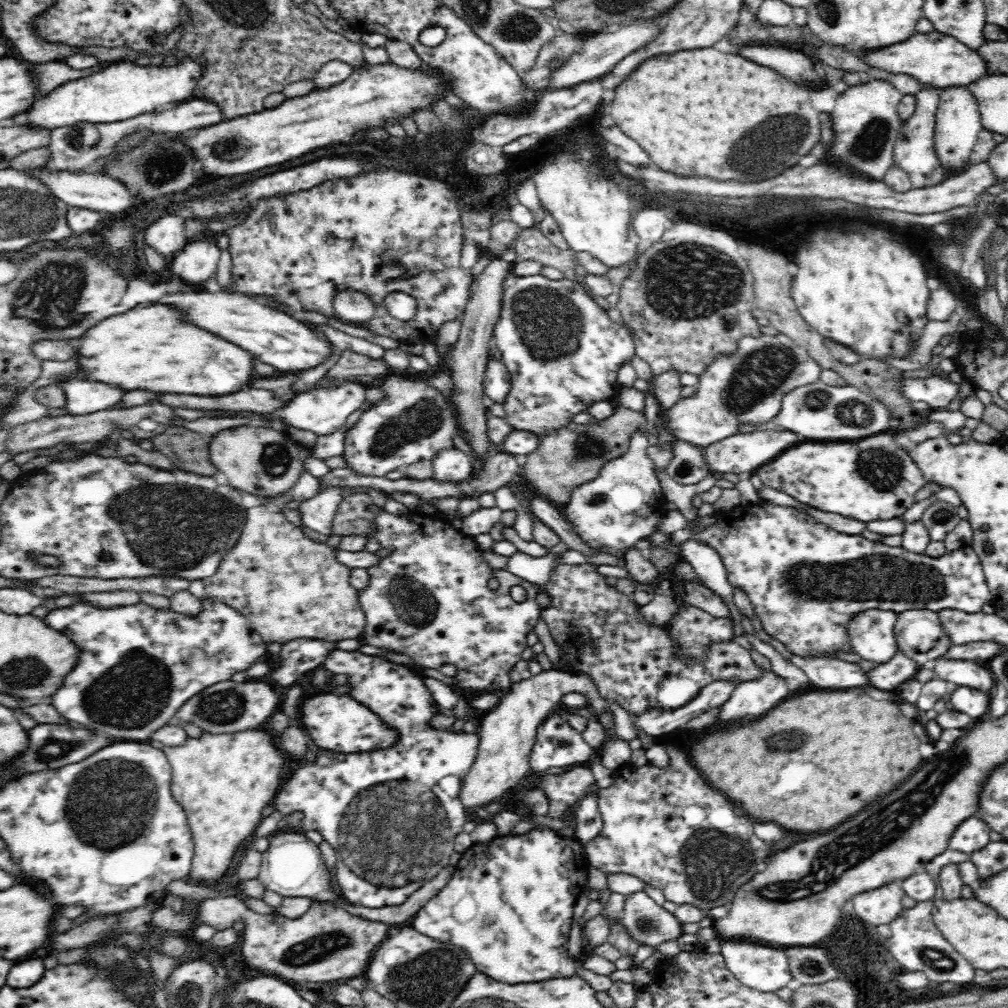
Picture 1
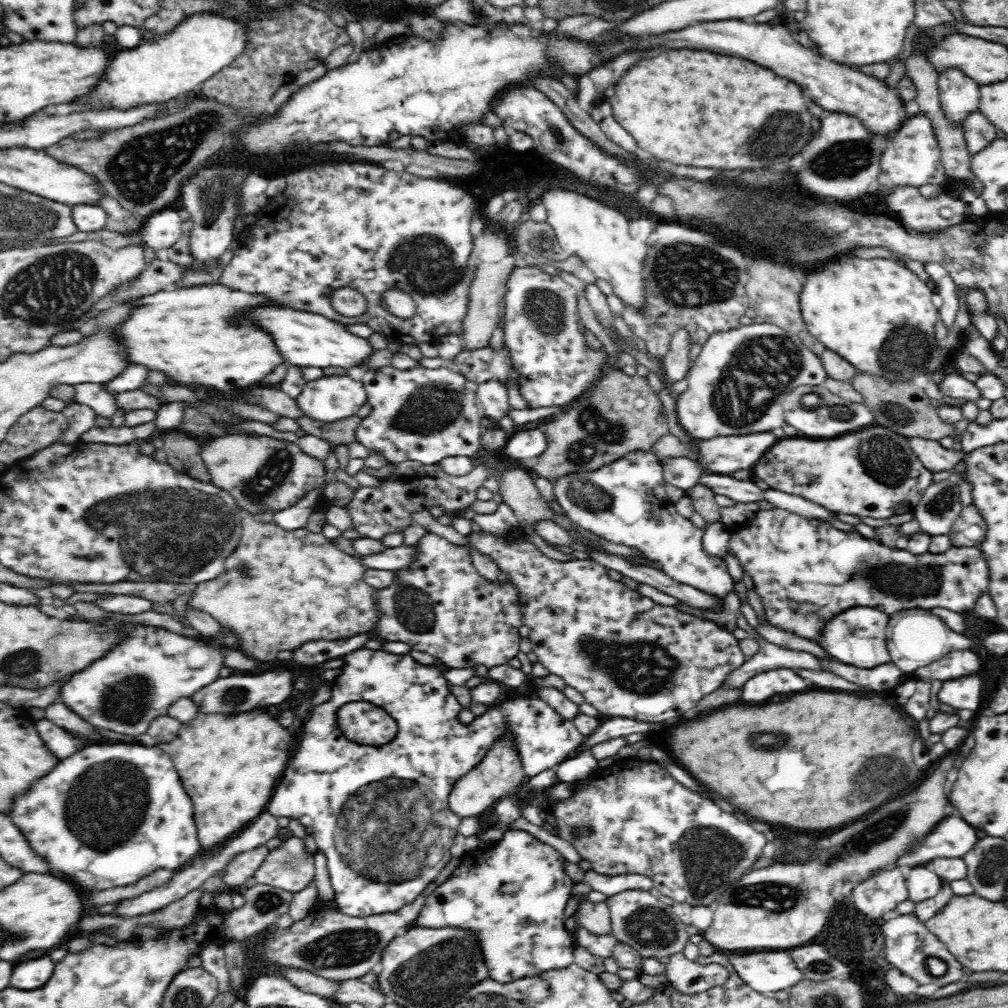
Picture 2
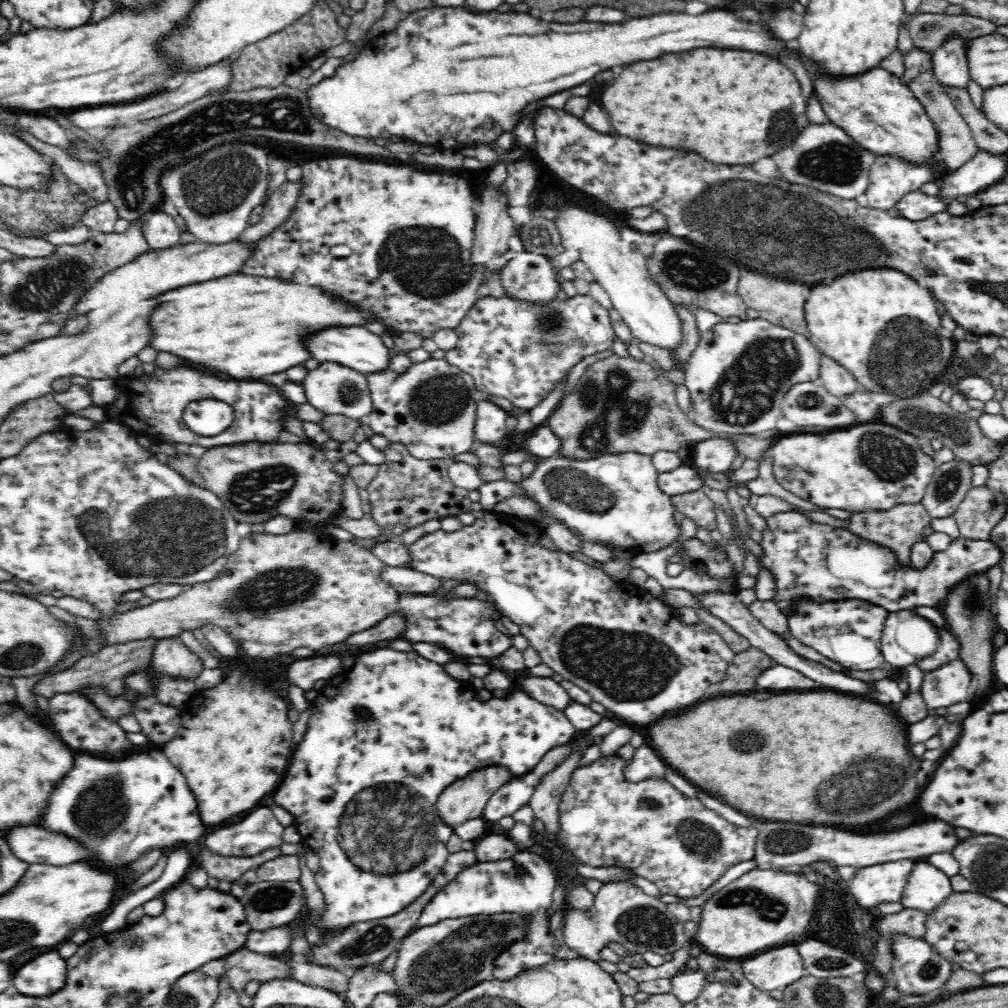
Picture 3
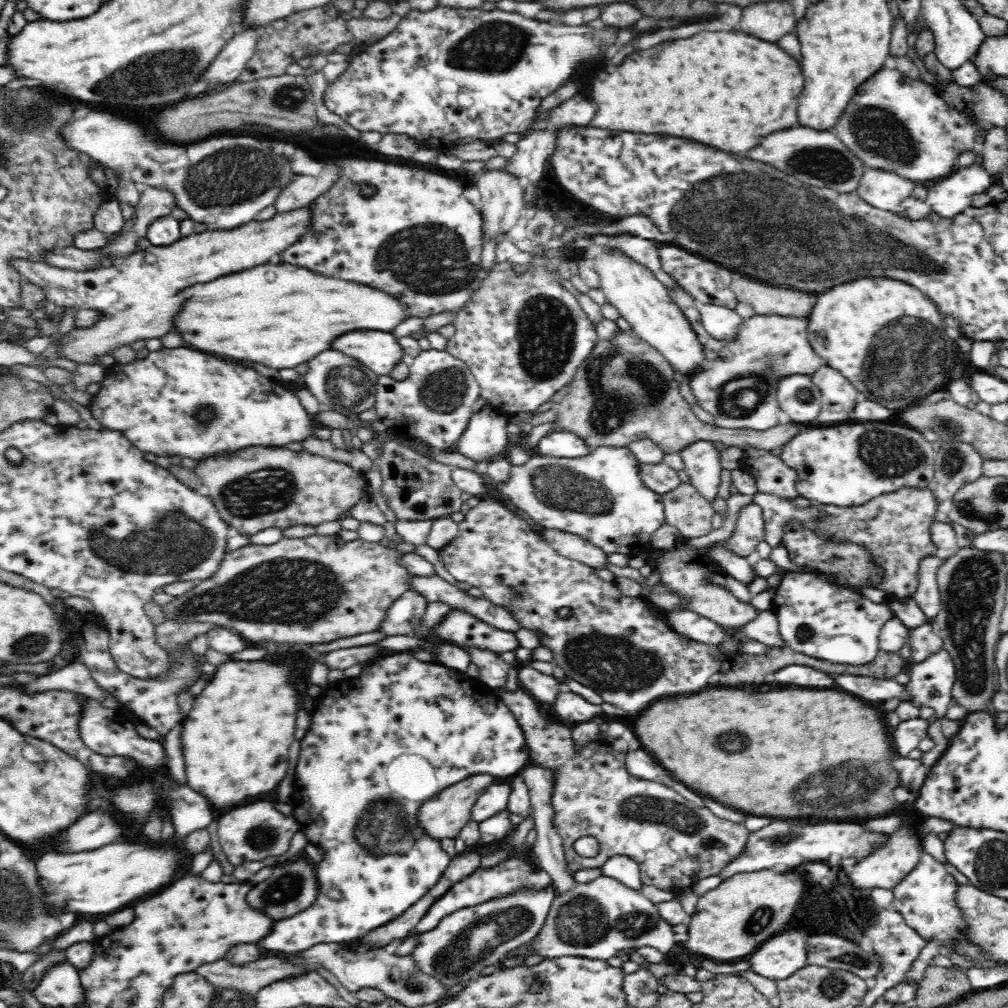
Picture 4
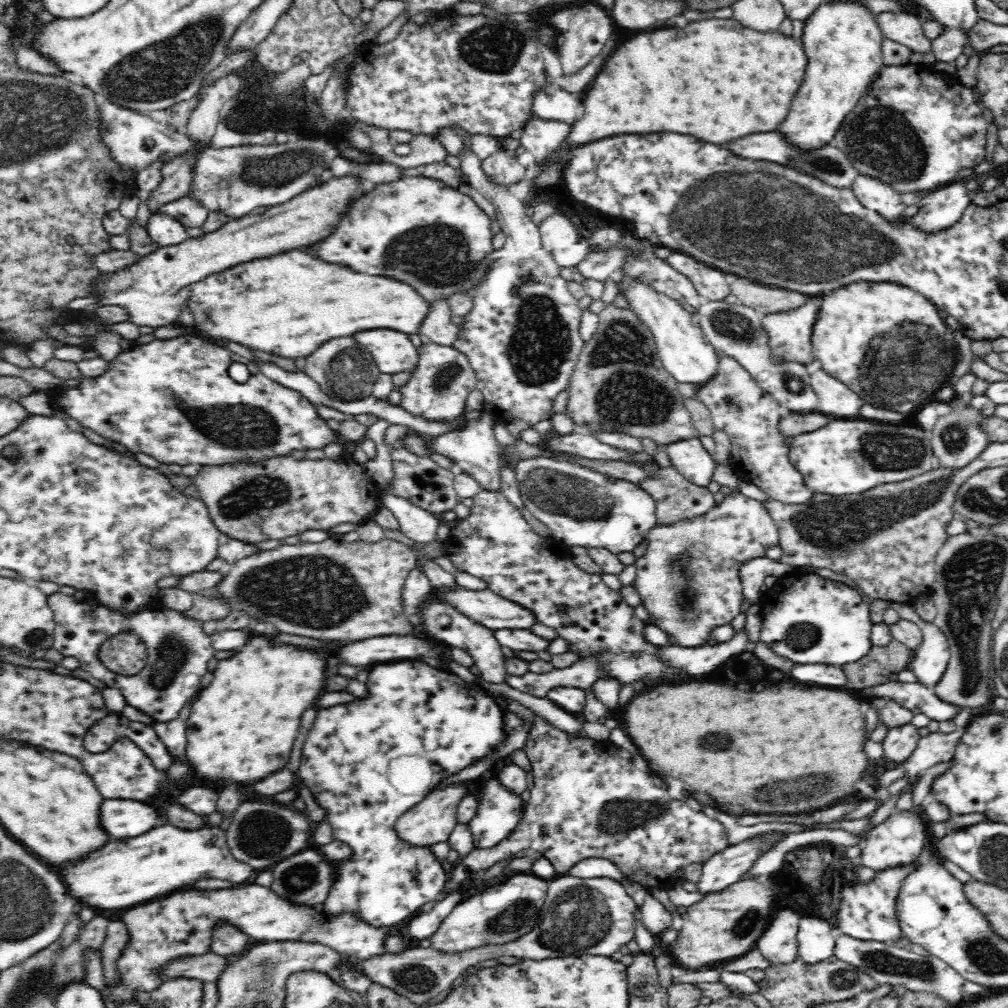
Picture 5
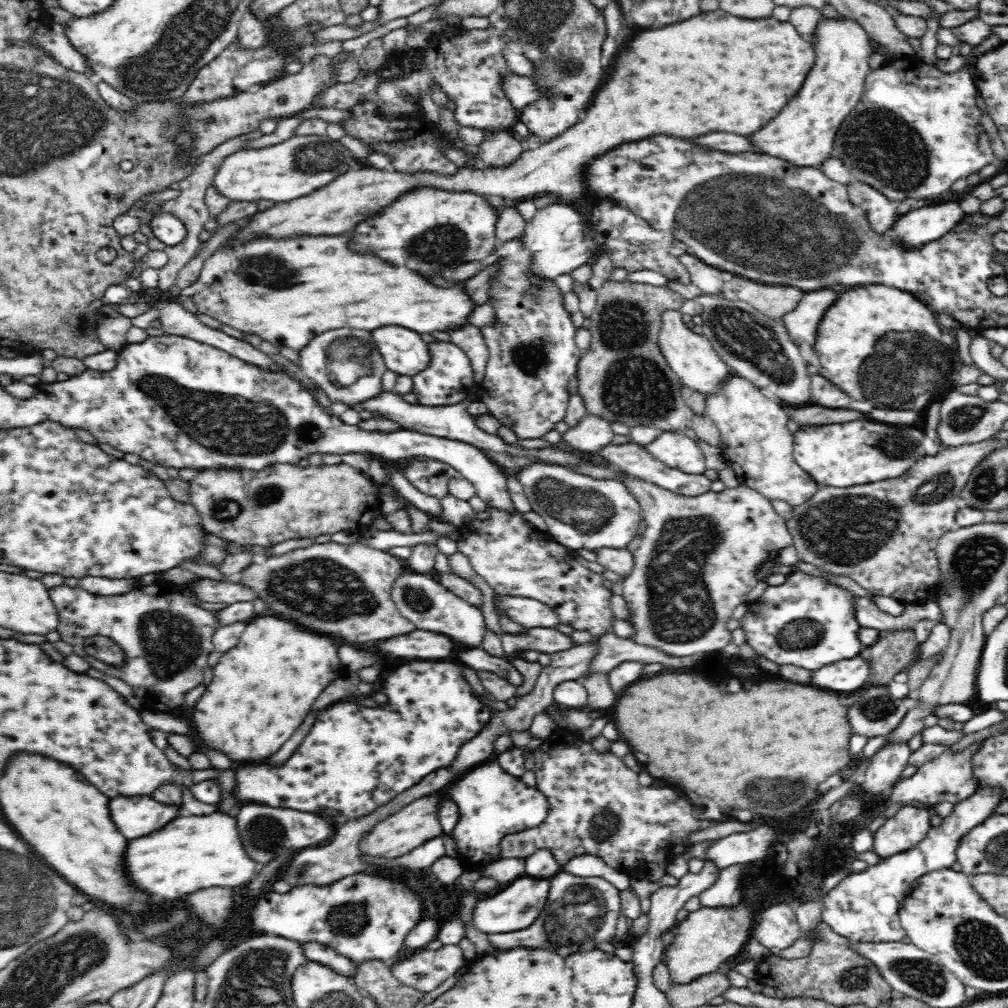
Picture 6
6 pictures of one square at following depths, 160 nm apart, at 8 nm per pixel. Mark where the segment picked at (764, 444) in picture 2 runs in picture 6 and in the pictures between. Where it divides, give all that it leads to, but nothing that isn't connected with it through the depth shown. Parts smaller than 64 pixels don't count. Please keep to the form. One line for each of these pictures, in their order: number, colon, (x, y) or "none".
3: (716, 455)
4: (702, 460)
5: (689, 457)
6: (677, 451)

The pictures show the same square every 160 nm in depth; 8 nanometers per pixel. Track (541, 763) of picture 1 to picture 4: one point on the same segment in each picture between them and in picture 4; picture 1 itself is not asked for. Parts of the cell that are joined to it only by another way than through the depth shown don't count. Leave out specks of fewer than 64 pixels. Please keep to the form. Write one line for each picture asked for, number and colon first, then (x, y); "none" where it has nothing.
2: (334, 786)
3: (380, 779)
4: (379, 746)

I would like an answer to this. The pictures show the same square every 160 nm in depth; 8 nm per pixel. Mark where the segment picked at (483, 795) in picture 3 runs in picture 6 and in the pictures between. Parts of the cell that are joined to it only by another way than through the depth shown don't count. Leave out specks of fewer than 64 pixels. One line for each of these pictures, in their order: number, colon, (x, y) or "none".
4: (443, 816)
5: (432, 820)
6: (418, 822)

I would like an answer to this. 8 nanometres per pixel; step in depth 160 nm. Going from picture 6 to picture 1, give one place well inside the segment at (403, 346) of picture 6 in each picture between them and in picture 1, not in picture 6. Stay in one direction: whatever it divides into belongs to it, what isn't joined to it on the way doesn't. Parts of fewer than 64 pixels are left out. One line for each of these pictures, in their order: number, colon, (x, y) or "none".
1: (274, 337)
2: (304, 339)
3: (354, 347)
4: (378, 351)
5: (392, 352)

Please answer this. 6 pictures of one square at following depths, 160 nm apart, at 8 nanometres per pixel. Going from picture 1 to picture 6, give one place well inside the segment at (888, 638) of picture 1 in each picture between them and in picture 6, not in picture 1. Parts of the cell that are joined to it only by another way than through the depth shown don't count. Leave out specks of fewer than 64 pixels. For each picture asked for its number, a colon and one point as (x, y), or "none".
2: (857, 636)
3: (849, 632)
4: (816, 617)
5: (809, 619)
6: (808, 621)

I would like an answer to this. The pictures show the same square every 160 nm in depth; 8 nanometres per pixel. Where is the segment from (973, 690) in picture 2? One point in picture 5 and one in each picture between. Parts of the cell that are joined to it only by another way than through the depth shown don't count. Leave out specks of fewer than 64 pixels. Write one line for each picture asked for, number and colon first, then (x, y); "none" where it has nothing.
3: (949, 684)
4: (931, 681)
5: (930, 659)

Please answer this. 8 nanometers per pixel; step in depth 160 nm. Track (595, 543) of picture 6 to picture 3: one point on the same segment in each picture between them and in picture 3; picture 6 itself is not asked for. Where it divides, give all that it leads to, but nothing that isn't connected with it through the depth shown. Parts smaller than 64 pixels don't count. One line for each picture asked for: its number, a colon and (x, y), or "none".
3: (615, 498)
4: (601, 497)
5: (582, 507)

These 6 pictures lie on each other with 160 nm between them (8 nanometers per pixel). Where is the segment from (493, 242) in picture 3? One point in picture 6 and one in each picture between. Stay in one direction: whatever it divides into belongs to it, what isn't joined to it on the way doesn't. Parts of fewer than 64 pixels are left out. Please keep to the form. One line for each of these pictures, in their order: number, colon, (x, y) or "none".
4: (502, 195)
5: (501, 168)
6: (503, 148)

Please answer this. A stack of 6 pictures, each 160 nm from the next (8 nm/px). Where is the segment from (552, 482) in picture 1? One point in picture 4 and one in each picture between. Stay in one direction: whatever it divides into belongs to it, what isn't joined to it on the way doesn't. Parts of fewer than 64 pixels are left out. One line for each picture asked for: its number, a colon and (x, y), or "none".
2: (620, 414)
3: (619, 404)
4: (625, 391)

